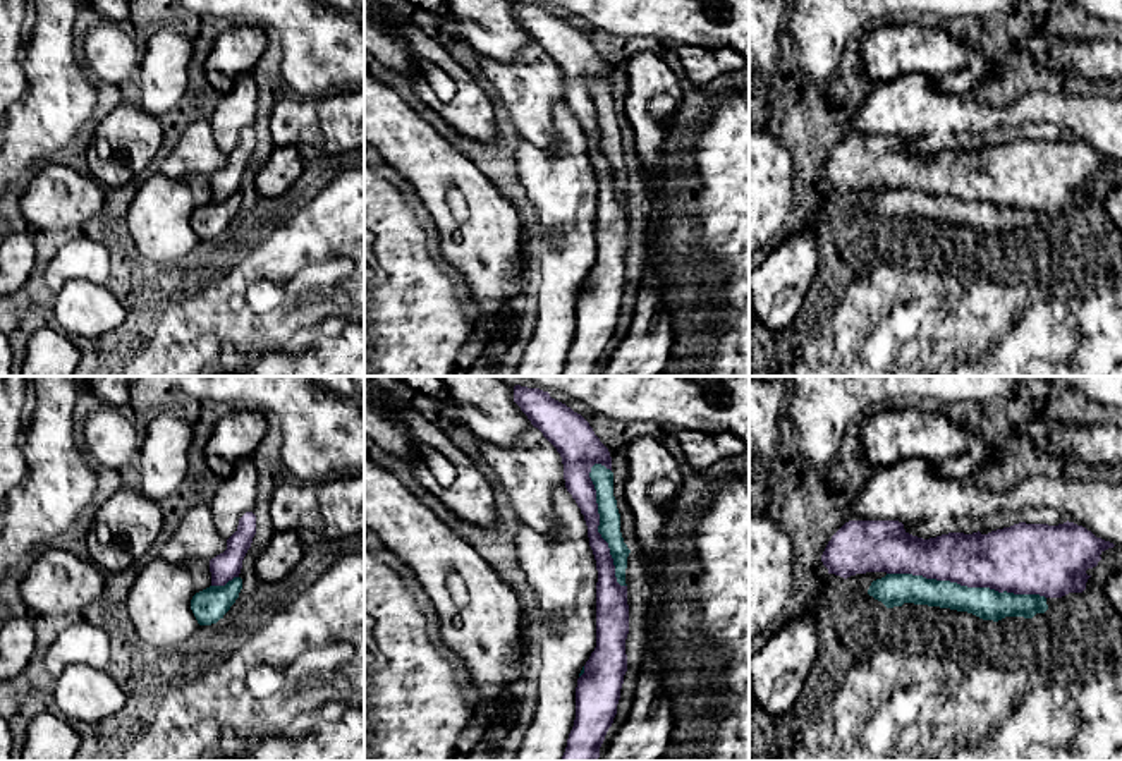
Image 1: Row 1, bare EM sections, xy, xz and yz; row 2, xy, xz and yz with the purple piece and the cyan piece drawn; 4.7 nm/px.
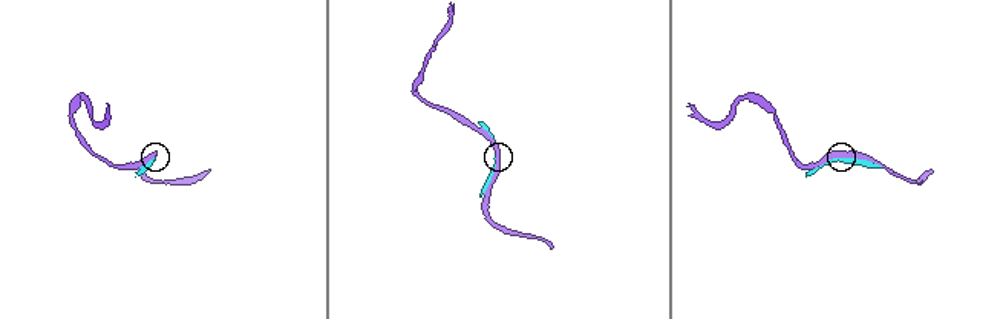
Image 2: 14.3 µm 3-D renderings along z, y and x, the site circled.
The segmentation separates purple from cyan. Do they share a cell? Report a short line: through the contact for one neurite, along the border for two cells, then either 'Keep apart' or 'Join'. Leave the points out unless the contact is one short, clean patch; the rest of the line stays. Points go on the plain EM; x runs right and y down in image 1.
Keep apart

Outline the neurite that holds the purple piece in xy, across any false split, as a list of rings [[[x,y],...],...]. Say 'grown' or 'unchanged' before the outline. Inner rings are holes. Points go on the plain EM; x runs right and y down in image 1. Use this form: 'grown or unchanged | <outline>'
unchanged | [[[246,127],[239,134],[237,146],[227,155],[227,165],[210,175],[211,201],[225,201],[234,192],[239,192],[242,175],[251,163],[256,149],[256,131]]]

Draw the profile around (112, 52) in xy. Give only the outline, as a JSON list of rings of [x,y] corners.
[[[103,21],[84,36],[84,65],[91,76],[131,88],[143,57],[141,34],[131,26]]]

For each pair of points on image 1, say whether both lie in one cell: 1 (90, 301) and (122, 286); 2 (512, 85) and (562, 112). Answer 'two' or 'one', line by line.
1: two
2: two

